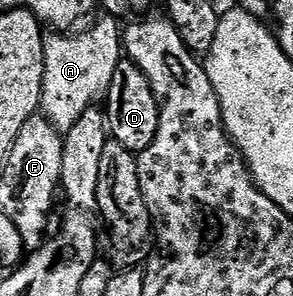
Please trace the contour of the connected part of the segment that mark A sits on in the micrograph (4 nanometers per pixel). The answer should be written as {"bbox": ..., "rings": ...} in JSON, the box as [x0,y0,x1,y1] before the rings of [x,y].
{"bbox":[40,18,122,133],"rings":[[[103,18],[89,31],[45,34],[40,111],[61,133],[71,129],[82,114],[95,108],[107,96],[114,71],[122,58],[121,24],[116,24],[119,22],[115,18]]]}

